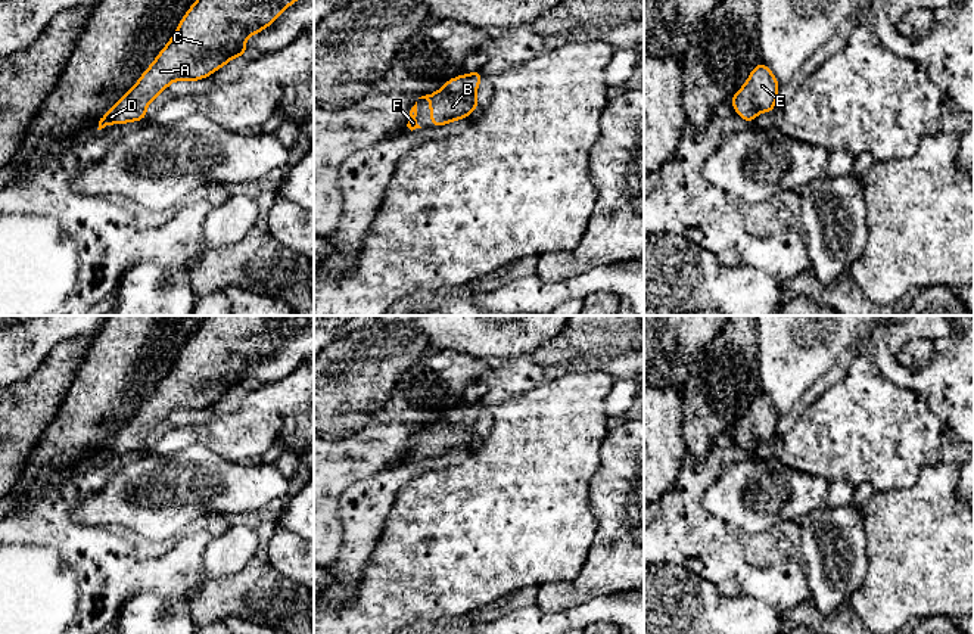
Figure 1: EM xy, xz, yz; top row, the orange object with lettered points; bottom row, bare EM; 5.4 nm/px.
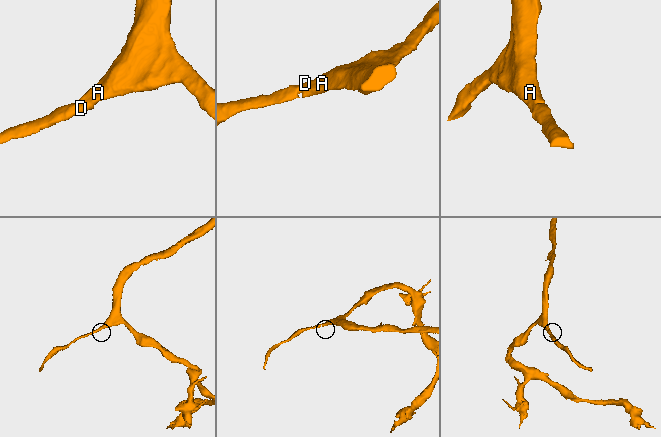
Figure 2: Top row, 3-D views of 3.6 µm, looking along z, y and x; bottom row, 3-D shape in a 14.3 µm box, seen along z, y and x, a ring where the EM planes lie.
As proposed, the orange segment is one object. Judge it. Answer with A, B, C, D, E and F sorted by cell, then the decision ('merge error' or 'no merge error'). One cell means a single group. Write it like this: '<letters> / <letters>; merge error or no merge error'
A B C D E F; no merge error

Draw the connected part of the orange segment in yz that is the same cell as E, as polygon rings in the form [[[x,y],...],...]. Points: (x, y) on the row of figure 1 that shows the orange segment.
[[[760,60],[729,102],[741,119],[753,124],[757,114],[775,109],[778,90],[778,80]]]

